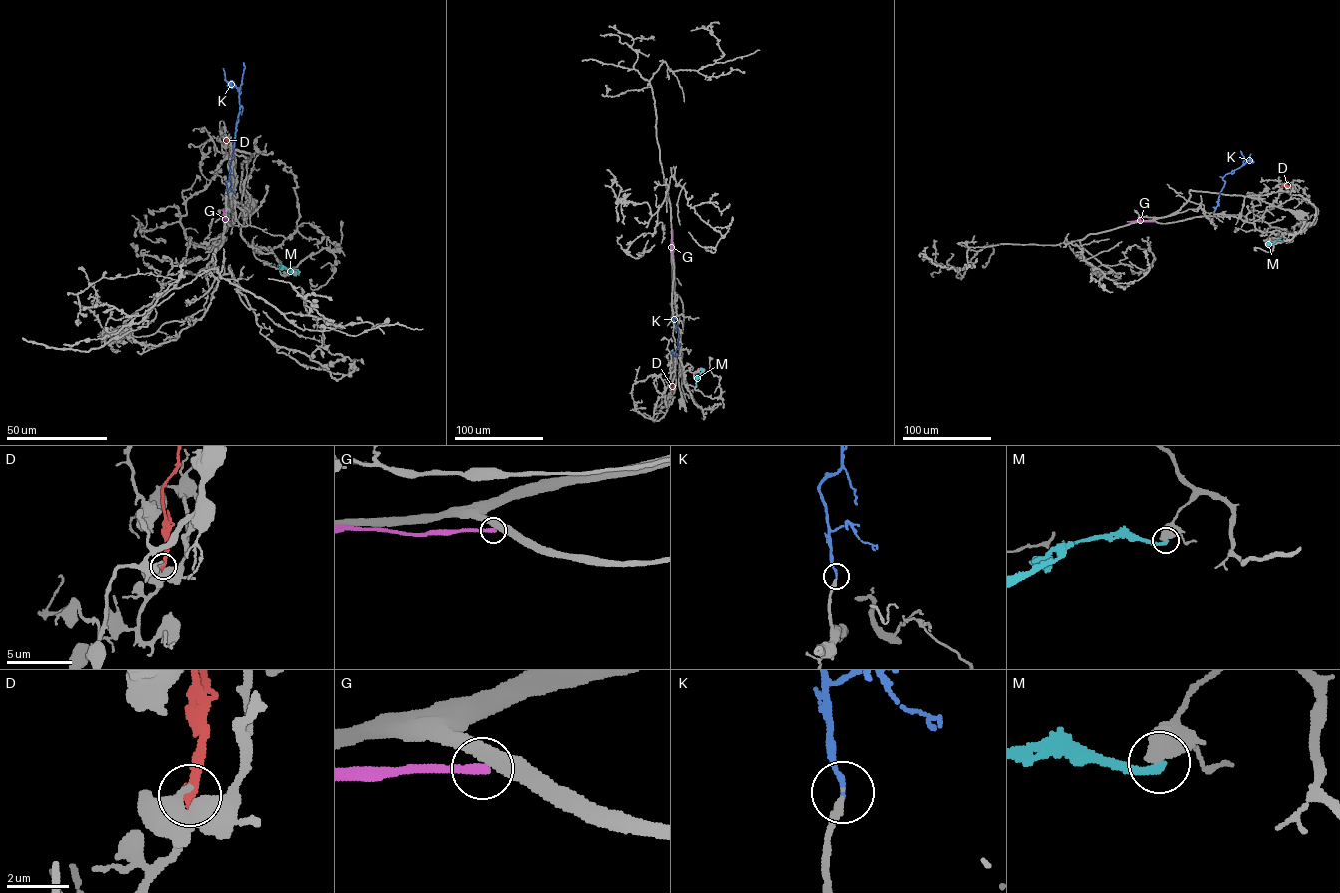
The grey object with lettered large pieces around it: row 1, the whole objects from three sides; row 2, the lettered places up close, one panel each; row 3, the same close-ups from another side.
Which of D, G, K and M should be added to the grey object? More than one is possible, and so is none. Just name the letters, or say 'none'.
K

